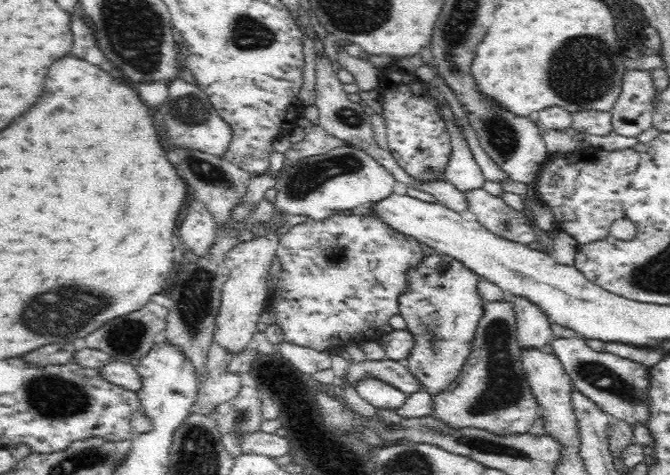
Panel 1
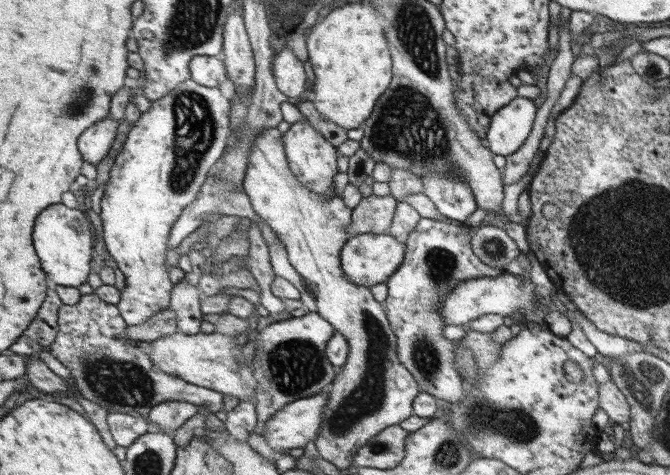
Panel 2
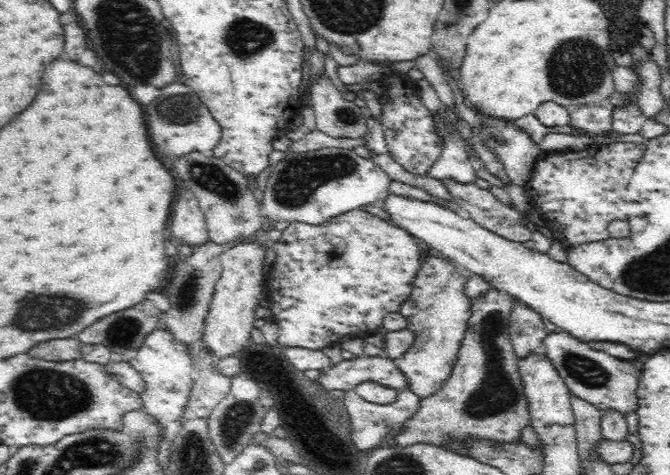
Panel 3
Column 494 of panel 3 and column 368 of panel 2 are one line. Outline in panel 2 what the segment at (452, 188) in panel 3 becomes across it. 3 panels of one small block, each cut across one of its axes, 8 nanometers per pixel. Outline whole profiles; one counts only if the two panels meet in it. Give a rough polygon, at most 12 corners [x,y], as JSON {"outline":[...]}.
{"outline":[[391,194],[361,198],[350,236],[387,233],[397,201]]}

